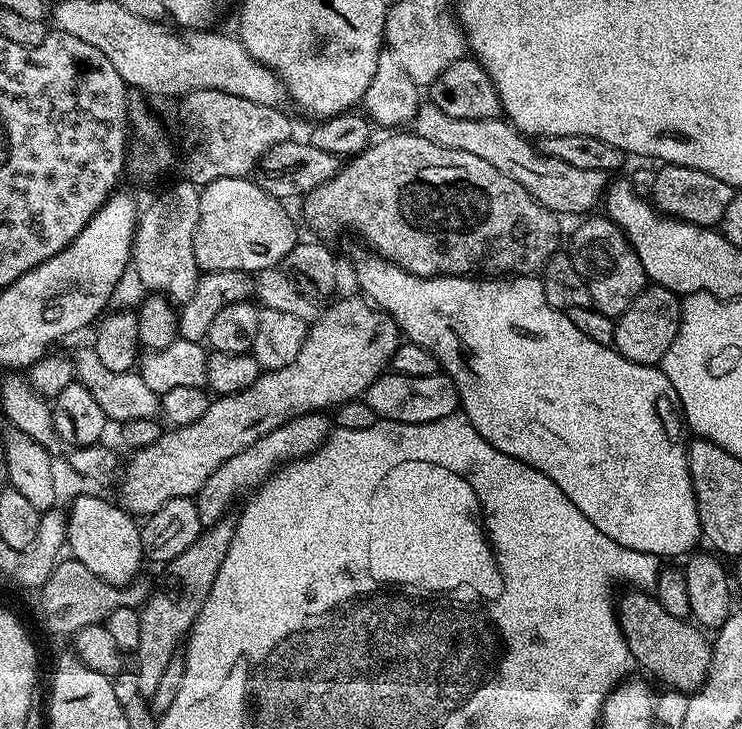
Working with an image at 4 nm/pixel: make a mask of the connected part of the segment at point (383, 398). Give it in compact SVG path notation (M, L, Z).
M385 371L364 391L362 399L370 410L374 410L377 418L403 424L438 422L438 418L457 415L460 408L458 390L443 371L430 374L430 378L410 378L406 374Z

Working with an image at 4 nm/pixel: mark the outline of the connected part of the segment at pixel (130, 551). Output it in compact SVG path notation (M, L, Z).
M80 496L68 513L67 551L71 559L82 562L86 570L98 574L111 584L130 584L141 575L140 564L145 563L140 537L141 525L131 512L125 512L119 503L103 500L100 496Z

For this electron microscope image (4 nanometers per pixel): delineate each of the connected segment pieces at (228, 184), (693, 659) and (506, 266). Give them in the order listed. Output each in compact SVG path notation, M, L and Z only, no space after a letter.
M218 178L200 188L194 258L201 273L238 270L258 274L277 267L298 243L296 224L281 201L256 185L255 179Z
M630 588L624 592L616 602L617 620L633 661L673 691L689 694L699 691L712 661L711 641L705 638L706 634L688 620L667 613L649 591Z
M400 130L385 135L385 140L369 143L330 182L310 190L302 200L305 222L316 232L349 228L372 247L369 249L375 255L415 276L511 278L543 273L546 262L561 247L557 213L542 206L514 178L490 166L478 154L443 148L425 136L406 133Z

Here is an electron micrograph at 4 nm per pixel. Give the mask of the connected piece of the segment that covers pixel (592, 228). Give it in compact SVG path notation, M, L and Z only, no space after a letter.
M593 215L588 218L593 220L577 226L576 233L572 236L570 255L578 274L582 274L590 290L592 307L615 318L627 310L630 302L638 298L638 294L644 292L649 279L638 254L634 254L630 242L625 238L624 231L608 219L607 215L599 215Z

